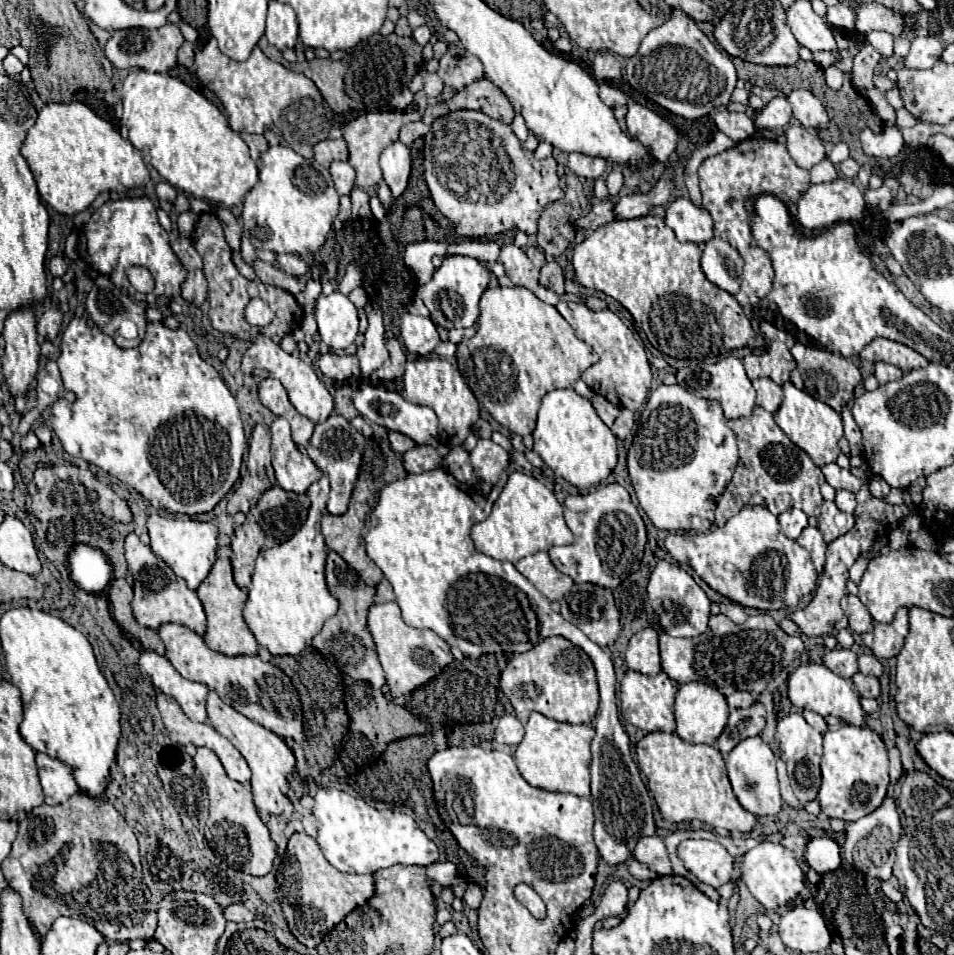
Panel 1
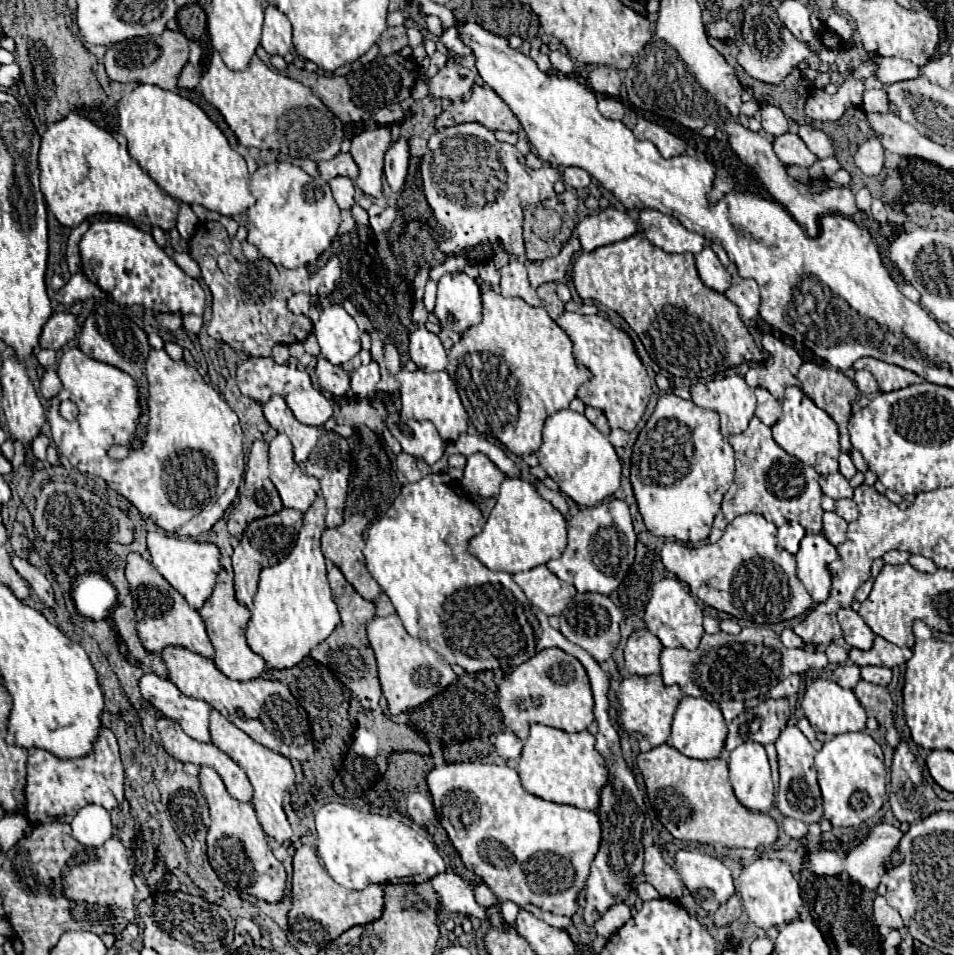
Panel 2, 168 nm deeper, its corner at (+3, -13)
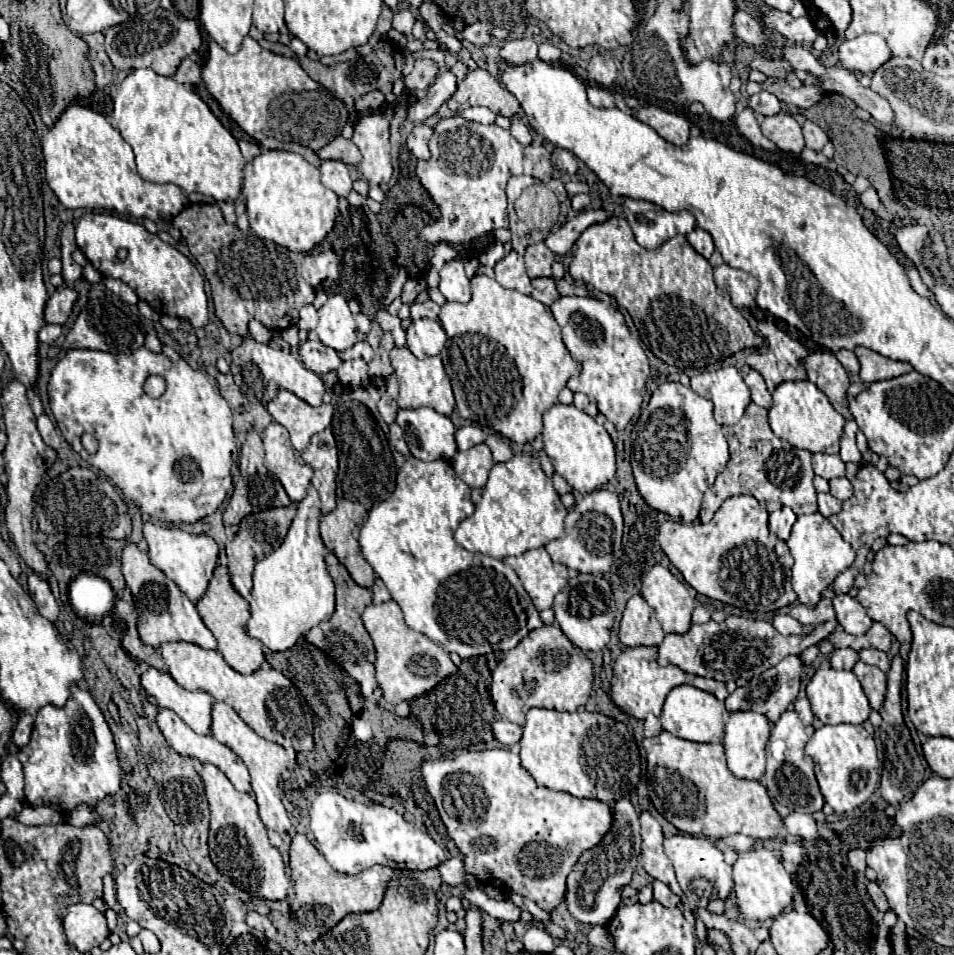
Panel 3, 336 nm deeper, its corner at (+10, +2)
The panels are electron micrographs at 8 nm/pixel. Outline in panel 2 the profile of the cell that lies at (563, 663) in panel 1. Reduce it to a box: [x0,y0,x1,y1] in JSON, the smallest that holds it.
[498,647,594,741]

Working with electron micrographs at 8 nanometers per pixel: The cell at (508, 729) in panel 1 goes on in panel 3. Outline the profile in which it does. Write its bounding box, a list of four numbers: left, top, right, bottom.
[493,718,523,746]

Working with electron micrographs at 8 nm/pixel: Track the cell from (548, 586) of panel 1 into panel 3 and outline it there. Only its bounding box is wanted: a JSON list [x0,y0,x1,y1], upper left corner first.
[503,548,569,612]

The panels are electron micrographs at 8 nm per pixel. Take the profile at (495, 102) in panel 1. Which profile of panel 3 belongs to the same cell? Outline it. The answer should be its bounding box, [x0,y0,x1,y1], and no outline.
[447,68,519,116]

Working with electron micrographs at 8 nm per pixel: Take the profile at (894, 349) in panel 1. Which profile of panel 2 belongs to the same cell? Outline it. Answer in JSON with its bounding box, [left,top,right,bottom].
[854,357,924,391]

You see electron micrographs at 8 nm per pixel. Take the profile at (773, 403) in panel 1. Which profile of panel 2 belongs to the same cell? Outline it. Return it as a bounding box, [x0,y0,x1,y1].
[754,387,782,427]

